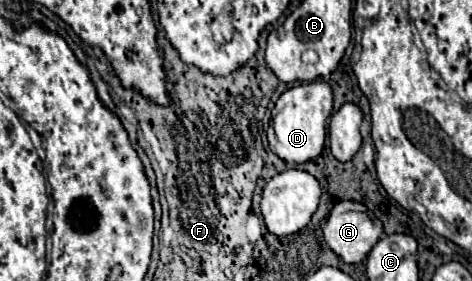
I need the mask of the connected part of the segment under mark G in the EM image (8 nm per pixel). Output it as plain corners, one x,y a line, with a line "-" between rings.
340,201
334,205
334,209
330,211
330,217
324,225
324,239
328,243
328,247
346,263
360,263
370,249
378,243
378,239
382,237
384,229
378,217
372,215
372,211
368,211
362,203
358,201

